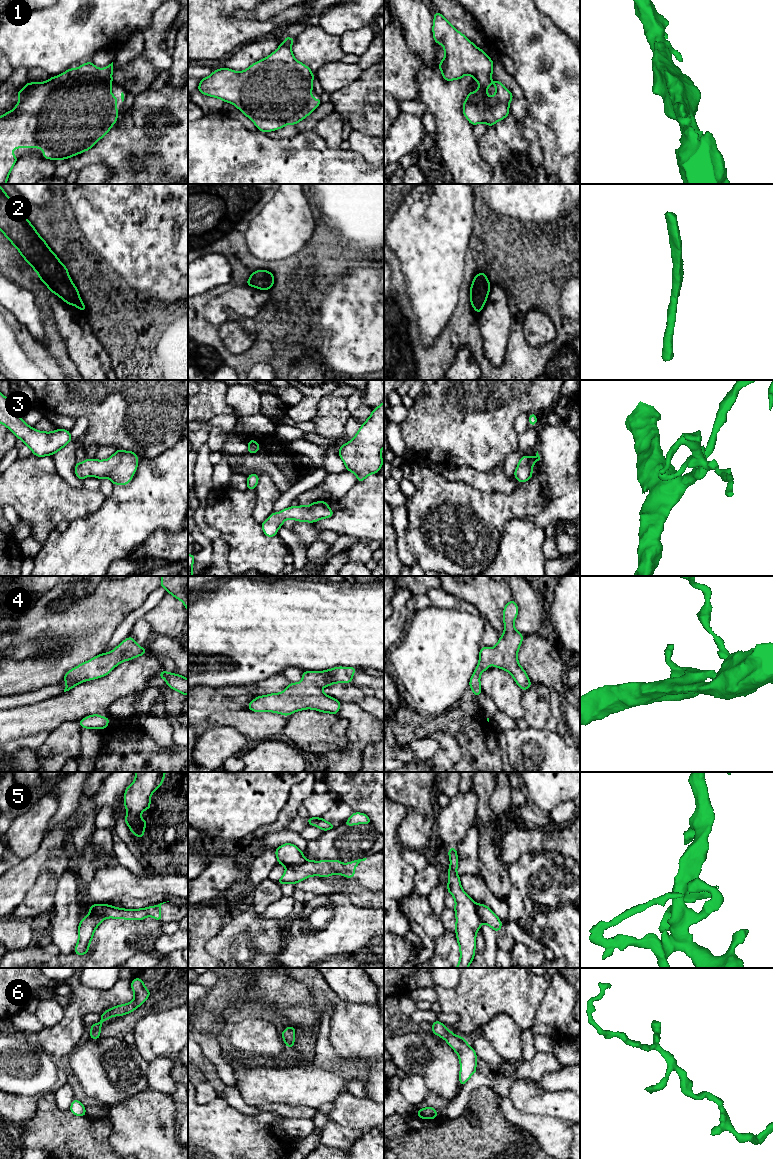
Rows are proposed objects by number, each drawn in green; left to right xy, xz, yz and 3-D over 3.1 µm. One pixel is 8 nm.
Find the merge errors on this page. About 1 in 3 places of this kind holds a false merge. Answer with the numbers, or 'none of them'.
5

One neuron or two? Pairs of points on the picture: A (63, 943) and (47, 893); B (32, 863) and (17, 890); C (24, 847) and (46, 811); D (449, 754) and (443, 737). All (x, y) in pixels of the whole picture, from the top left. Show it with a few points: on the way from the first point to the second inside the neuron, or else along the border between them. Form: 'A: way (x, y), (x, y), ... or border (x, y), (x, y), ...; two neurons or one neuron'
A: border (57, 886), (54, 906), (51, 910); two neurons
B: way (28, 870), (17, 883); one neuron
C: way (24, 838), (27, 830), (37, 820); one neuron
D: way (449, 750), (445, 741); one neuron

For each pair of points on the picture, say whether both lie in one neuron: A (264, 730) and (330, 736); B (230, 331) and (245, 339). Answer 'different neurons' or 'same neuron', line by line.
A: different neurons
B: same neuron

